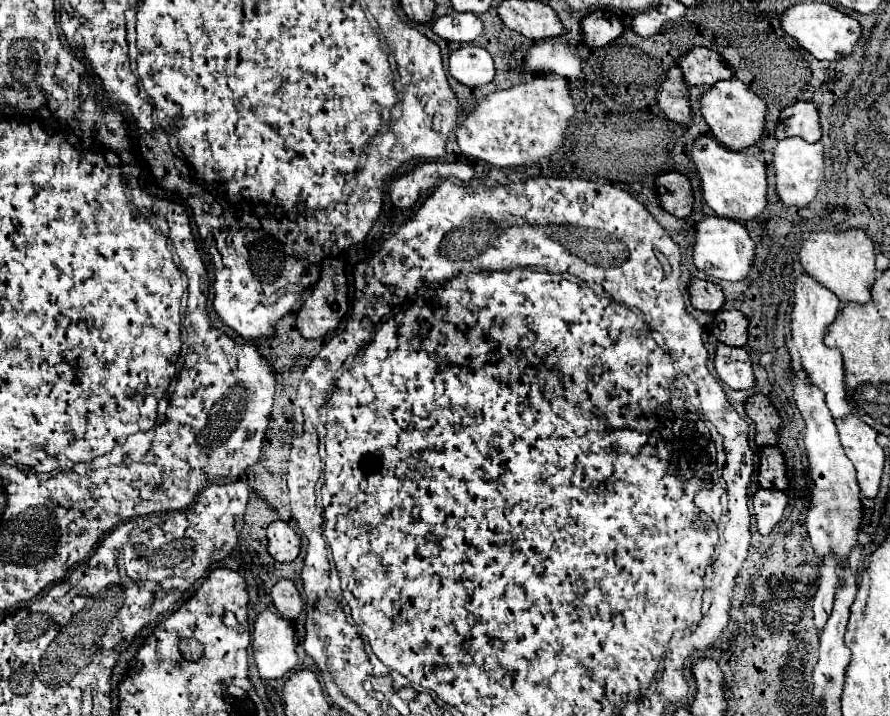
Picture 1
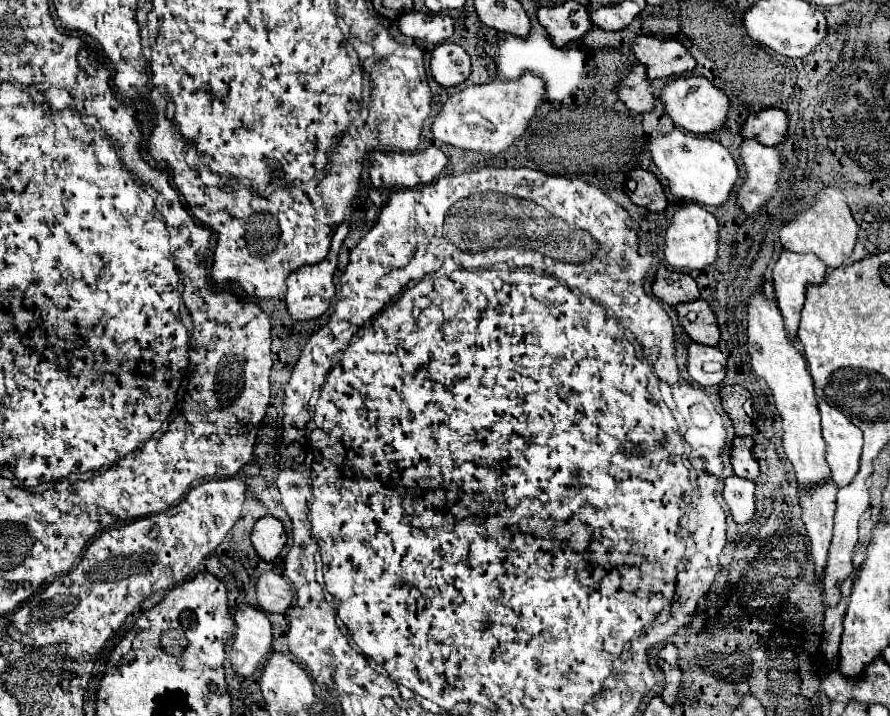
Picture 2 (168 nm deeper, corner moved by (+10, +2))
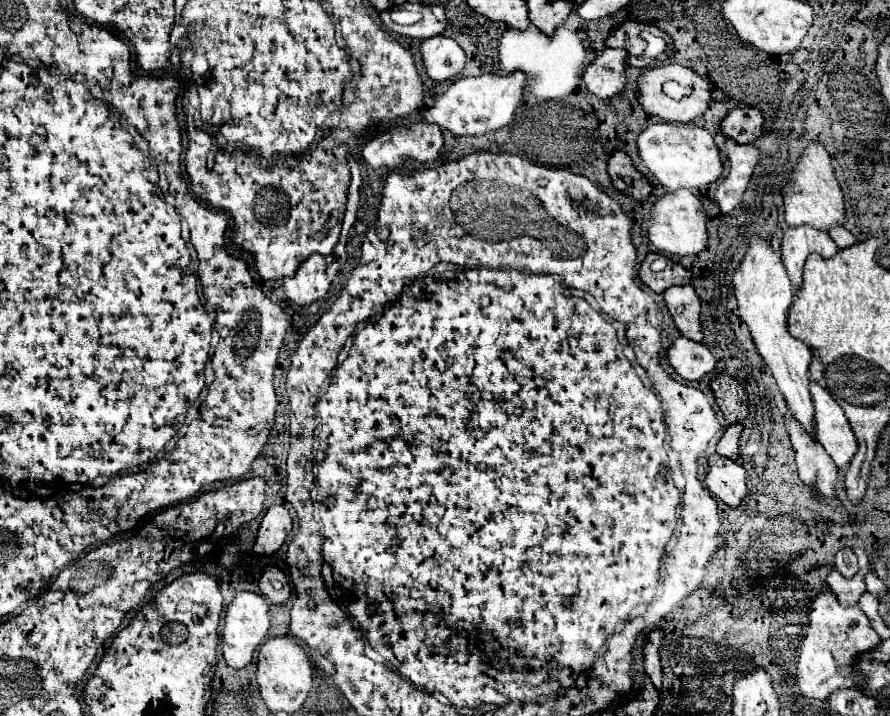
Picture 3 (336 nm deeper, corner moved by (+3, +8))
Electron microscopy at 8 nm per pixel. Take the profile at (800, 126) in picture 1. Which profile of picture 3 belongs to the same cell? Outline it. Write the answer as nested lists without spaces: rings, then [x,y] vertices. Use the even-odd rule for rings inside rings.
[[[758,107],[734,109],[722,121],[722,133],[740,143],[752,143],[764,131],[764,113]]]

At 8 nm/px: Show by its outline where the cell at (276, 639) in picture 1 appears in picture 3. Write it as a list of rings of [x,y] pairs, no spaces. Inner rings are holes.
[[[238,593],[232,603],[228,605],[228,613],[224,619],[224,631],[222,631],[222,653],[224,659],[230,667],[234,669],[242,669],[248,667],[254,651],[264,643],[266,635],[270,629],[270,615],[268,615],[268,603],[262,595],[256,593]]]

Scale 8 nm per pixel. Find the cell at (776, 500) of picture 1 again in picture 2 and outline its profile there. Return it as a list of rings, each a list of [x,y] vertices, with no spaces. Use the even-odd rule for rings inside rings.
[[[737,475],[723,479],[723,499],[731,509],[731,517],[735,523],[747,523],[755,513],[755,483]]]

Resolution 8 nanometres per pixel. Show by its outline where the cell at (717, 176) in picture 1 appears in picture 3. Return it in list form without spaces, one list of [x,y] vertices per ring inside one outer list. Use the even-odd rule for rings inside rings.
[[[668,121],[650,125],[638,137],[638,151],[646,167],[656,175],[660,185],[668,191],[676,189],[706,191],[724,171],[720,149],[712,133],[696,125],[682,125]]]

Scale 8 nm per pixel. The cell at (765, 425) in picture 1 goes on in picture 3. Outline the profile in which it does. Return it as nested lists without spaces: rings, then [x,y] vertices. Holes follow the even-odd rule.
[[[718,375],[710,387],[728,423],[740,423],[748,417],[748,395],[734,377]]]

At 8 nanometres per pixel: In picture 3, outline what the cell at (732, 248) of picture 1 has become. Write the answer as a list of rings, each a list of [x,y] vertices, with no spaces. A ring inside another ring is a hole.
[[[678,189],[674,193],[664,193],[654,209],[652,209],[652,219],[650,219],[650,229],[648,237],[652,245],[668,255],[698,255],[700,251],[706,249],[708,243],[708,231],[706,231],[706,209],[702,207],[702,201],[690,193],[688,189]]]

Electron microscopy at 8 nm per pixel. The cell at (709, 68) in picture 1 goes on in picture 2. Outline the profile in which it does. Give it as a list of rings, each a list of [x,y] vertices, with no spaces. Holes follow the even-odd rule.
[[[641,35],[631,45],[631,51],[639,63],[647,67],[649,79],[677,77],[695,67],[695,59],[685,51],[679,41],[657,39]]]

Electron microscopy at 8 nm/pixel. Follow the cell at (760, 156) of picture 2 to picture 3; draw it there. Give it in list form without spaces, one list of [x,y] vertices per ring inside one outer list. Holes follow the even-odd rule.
[[[732,139],[726,141],[726,151],[728,151],[728,159],[730,159],[730,171],[728,171],[726,179],[720,183],[714,197],[716,197],[722,213],[732,213],[736,207],[742,205],[742,197],[754,175],[754,167],[762,159],[762,153],[752,143],[740,145]]]

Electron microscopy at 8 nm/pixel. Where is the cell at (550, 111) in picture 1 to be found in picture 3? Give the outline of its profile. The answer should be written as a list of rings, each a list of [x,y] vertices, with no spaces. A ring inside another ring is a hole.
[[[514,71],[506,77],[500,75],[480,75],[470,79],[456,79],[444,95],[440,95],[434,107],[424,111],[426,123],[434,123],[440,129],[448,129],[454,135],[484,135],[490,131],[504,129],[512,123],[516,109],[524,101],[526,77]]]

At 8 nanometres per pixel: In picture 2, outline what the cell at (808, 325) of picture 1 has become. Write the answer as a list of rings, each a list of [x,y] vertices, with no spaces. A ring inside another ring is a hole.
[[[783,251],[773,269],[773,287],[779,309],[785,317],[785,329],[791,339],[795,339],[799,313],[805,301],[805,287],[823,283],[825,263],[813,253],[793,253]]]

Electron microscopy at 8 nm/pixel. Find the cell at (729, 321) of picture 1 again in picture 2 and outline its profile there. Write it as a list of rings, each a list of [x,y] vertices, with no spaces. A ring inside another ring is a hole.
[[[695,299],[691,303],[677,303],[675,311],[677,311],[679,325],[695,343],[701,343],[701,345],[717,345],[719,343],[719,327],[717,327],[715,315],[703,299]],[[687,313],[695,313],[695,319],[687,321],[685,319]]]

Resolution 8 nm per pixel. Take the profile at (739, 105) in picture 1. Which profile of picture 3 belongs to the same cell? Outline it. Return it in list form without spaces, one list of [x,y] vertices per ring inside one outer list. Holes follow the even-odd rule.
[[[658,65],[650,71],[644,71],[644,75],[638,79],[640,87],[640,105],[646,113],[658,115],[664,121],[672,123],[694,123],[696,117],[702,117],[708,109],[712,97],[708,89],[708,81],[702,79],[696,71],[682,67],[682,65]]]

